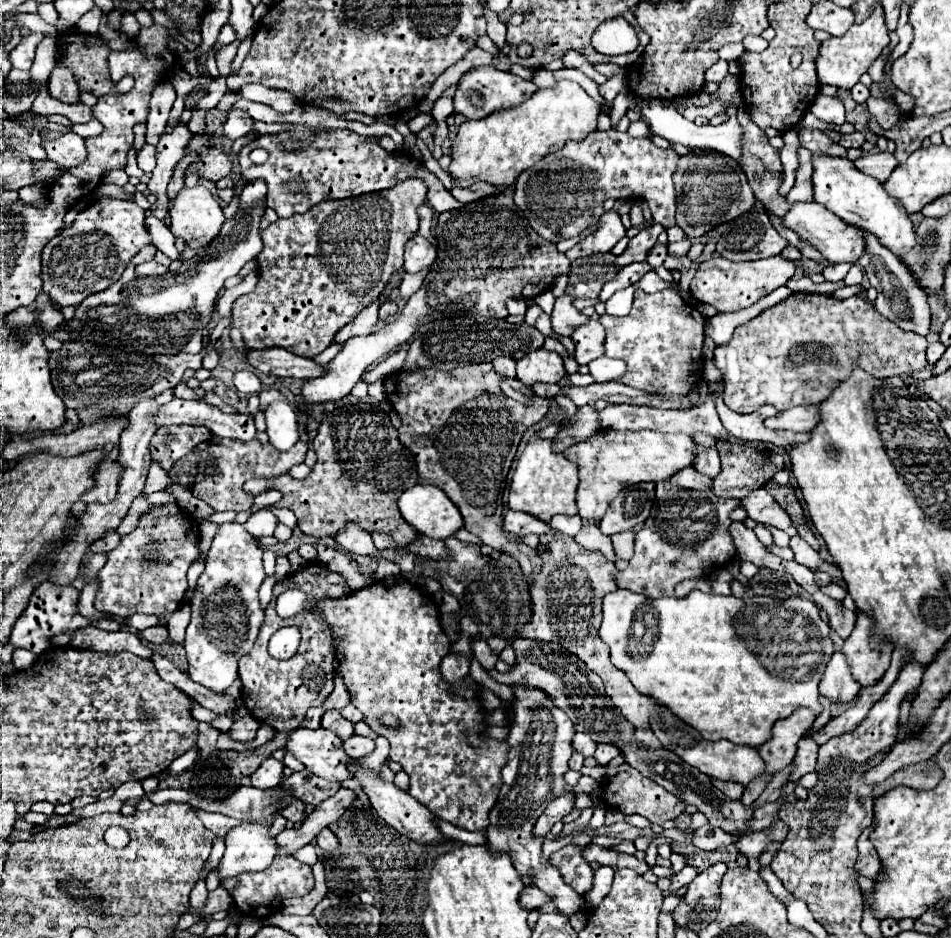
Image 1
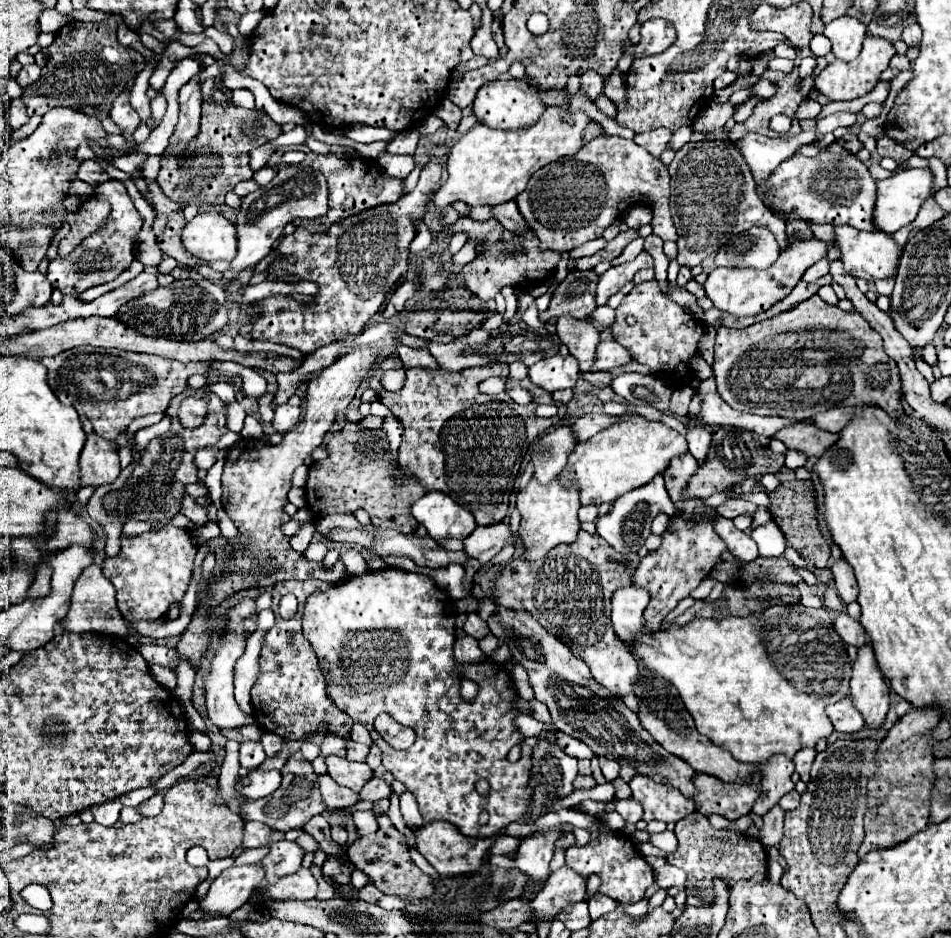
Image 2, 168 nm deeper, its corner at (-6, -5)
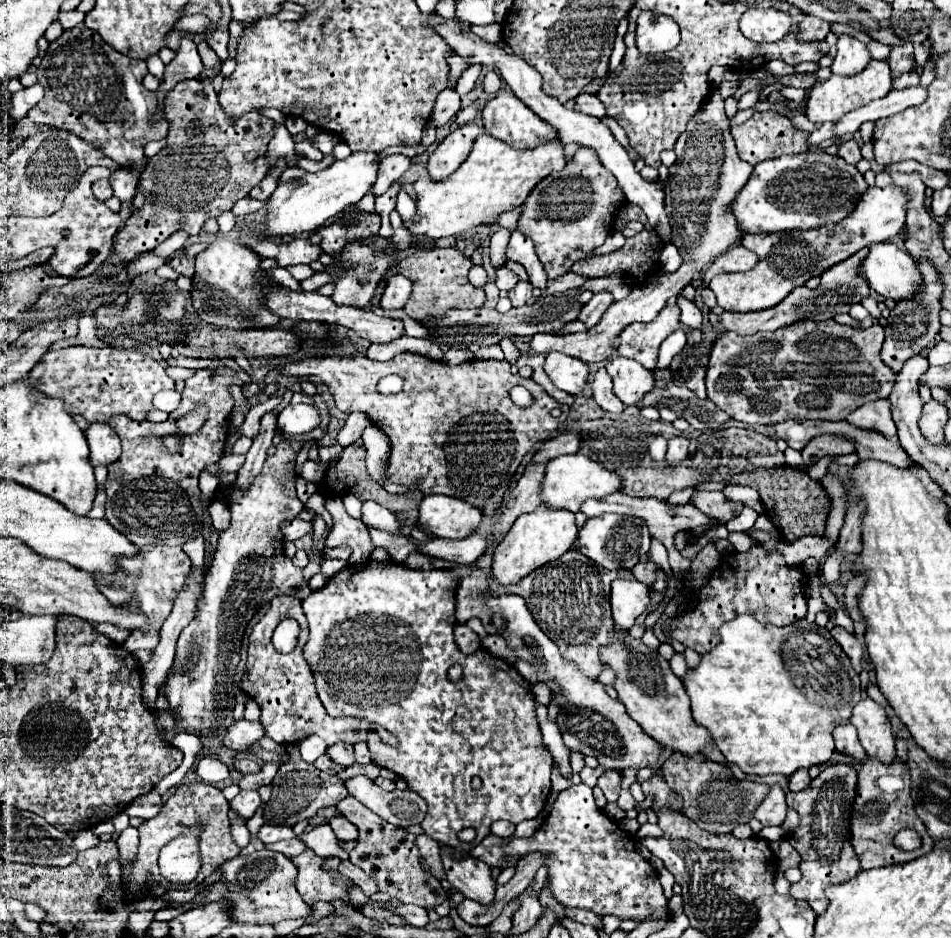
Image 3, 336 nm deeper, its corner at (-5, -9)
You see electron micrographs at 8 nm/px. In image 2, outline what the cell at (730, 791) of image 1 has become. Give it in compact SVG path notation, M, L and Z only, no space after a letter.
M695 773L695 807L705 817L717 813L725 819L739 819L747 815L761 793L761 785L725 783L713 775Z

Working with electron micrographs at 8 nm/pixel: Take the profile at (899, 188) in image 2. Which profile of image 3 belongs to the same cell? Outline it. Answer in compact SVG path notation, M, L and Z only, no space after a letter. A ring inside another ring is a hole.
M888 185L884 189L880 187L868 187L862 195L862 201L858 207L842 221L842 223L826 223L824 227L808 229L808 231L786 231L786 233L760 233L752 235L746 233L742 241L752 241L752 251L762 253L758 265L748 273L724 273L710 281L710 289L716 295L718 305L724 311L736 311L736 313L750 313L760 309L770 309L778 305L788 293L804 285L810 277L822 275L828 267L848 259L856 251L864 249L870 243L878 241L890 241L904 229L906 219L906 205L908 195L898 185ZM756 241L764 241L762 247L756 245ZM796 275L796 277L790 277Z

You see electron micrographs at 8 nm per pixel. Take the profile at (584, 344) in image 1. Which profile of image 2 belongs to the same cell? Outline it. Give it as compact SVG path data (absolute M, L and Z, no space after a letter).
M613 339L611 341L601 341L597 345L597 359L593 363L593 369L597 371L597 367L623 367L631 361L633 361L633 357L625 347L621 347Z

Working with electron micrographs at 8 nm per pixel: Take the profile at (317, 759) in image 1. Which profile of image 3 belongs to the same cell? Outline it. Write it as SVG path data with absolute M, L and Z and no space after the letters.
M364 775L350 777L344 783L352 797L356 797L360 803L396 827L422 823L426 815L426 801L410 789L396 789L392 793L386 793Z

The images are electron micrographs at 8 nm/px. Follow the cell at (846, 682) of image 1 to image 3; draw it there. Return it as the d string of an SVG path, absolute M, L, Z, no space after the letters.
M842 723L834 729L834 741L836 741L836 751L842 751L842 753L848 753L848 755L854 755L856 759L864 761L866 759L866 751L864 747L860 745L860 739L858 739L858 731L852 723Z

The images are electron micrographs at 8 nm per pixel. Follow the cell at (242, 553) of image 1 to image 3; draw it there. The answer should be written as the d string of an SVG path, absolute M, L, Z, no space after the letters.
M232 721L222 733L222 741L226 747L234 751L246 751L252 743L256 743L264 735L264 727L260 721Z

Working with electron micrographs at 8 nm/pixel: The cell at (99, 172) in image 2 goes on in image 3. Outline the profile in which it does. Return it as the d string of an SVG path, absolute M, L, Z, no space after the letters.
M100 179L92 185L92 191L96 195L96 199L100 201L106 201L108 197L112 197L112 187L110 187L110 181L108 179Z

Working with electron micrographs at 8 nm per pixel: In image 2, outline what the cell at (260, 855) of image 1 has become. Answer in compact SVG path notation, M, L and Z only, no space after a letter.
M243 865L225 869L209 887L207 895L199 901L199 911L205 915L219 915L229 917L235 909L243 907L255 887L263 879L261 865Z

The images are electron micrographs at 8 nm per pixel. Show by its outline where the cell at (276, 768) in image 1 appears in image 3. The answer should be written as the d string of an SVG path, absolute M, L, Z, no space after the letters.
M242 789L232 801L230 801L230 805L244 817L244 819L250 819L254 813L256 813L256 809L262 805L262 799L260 799L260 793L258 791L246 791L246 789Z

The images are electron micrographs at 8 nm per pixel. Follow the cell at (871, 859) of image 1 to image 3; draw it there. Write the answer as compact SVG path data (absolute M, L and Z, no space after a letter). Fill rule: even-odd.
M898 757L892 763L878 763L878 759L866 759L858 773L858 791L852 811L852 845L860 859L862 869L874 869L894 863L906 863L920 855L926 855L934 845L926 833L924 823L914 811L914 801L910 795L910 769L908 763L902 763ZM902 829L914 829L922 837L922 845L914 851L896 849L892 839Z

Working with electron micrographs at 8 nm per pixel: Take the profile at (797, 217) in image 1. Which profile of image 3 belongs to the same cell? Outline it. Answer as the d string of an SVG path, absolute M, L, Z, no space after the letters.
M892 241L872 243L868 247L868 255L860 261L858 275L868 281L868 287L872 291L876 291L882 297L890 297L894 301L912 297L914 293L920 291L920 285L922 285L922 277L918 273L916 261L910 259L910 255L904 249L900 249L896 243L892 243Z

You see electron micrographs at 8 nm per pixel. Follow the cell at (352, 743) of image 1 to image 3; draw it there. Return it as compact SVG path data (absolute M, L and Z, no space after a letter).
M348 743L330 745L326 753L330 755L332 761L336 761L336 763L340 763L340 765L344 765L344 767L350 767L350 765L356 763L356 759L354 759L354 747L348 745Z

